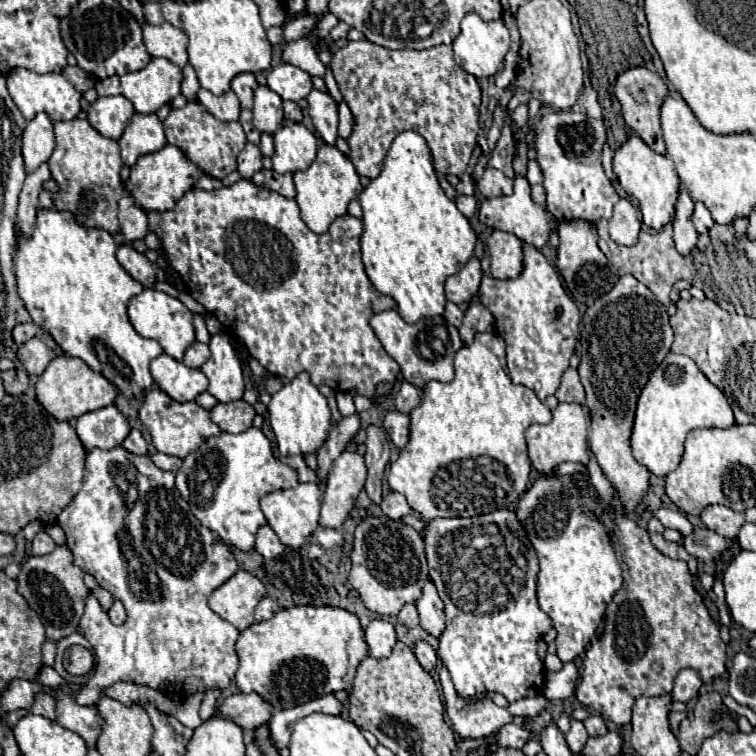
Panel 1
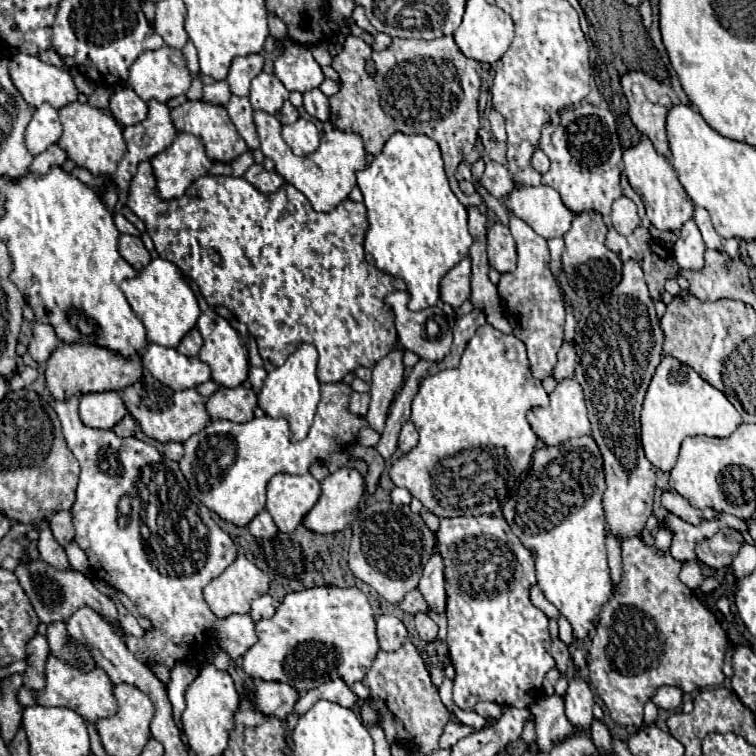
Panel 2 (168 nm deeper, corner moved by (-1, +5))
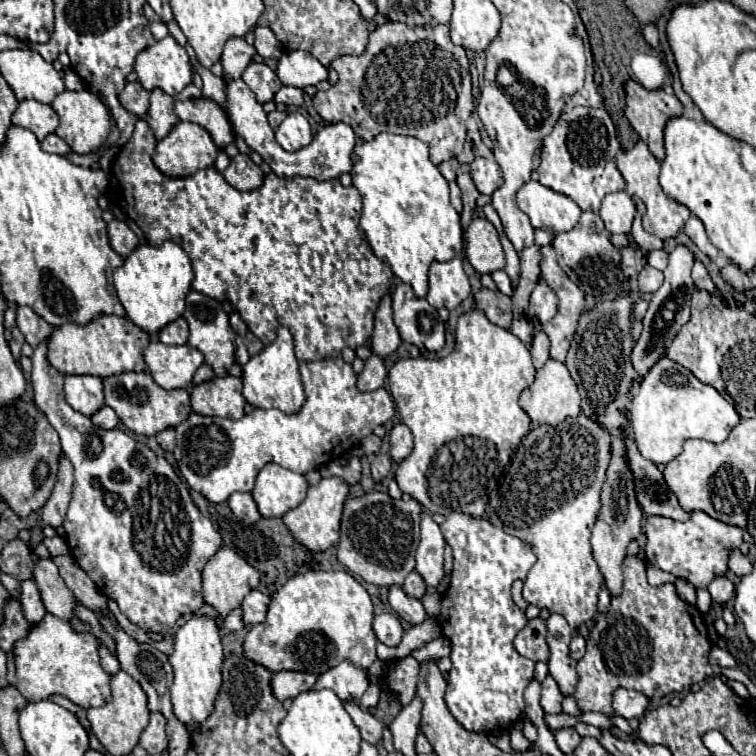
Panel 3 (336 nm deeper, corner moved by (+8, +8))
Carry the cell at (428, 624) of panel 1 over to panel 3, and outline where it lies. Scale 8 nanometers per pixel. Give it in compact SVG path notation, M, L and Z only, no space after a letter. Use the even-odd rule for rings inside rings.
M422 512L420 520L420 544L416 548L416 570L426 580L428 586L438 586L444 576L444 536L440 526L430 518L428 512Z

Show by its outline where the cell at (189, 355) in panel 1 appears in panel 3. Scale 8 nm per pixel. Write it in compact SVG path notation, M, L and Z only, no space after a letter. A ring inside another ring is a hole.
M182 316L176 318L174 322L166 324L166 326L156 334L156 338L158 338L160 342L172 344L172 346L176 346L176 344L186 344L186 342L188 342L188 324L186 324L186 320L184 320Z

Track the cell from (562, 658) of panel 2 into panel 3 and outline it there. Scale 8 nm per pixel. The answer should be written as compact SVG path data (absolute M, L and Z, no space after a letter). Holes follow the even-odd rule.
M542 618L530 620L518 634L514 648L530 660L548 660L550 650L546 644L546 622Z

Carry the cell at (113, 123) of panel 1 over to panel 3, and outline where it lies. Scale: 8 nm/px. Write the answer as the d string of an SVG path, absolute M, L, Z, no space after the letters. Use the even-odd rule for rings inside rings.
M128 82L126 84L126 88L120 92L120 104L128 110L128 112L132 112L132 114L136 114L138 118L142 118L144 114L146 114L146 110L148 110L148 100L150 100L150 92L148 90L144 90L142 86L140 86L140 82Z

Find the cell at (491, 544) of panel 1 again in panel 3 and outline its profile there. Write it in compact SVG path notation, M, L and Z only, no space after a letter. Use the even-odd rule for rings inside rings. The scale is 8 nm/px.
M450 514L446 522L440 526L446 542L454 552L454 568L450 588L442 596L442 614L438 616L442 634L450 640L452 652L452 670L448 672L448 688L446 688L446 704L452 716L460 722L462 728L476 734L492 734L500 728L510 728L524 712L522 692L534 678L534 662L530 658L520 656L514 650L514 636L528 624L524 618L524 610L520 610L512 596L510 586L518 578L526 578L528 570L534 566L536 558L532 548L516 536L506 534L504 530L492 526L484 518L472 518L468 514Z

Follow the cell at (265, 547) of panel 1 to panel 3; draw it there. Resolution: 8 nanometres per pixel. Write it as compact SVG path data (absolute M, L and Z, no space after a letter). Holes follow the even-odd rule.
M234 492L228 498L228 504L230 504L234 516L238 520L242 520L244 524L254 524L260 520L260 512L258 512L256 502L254 502L250 492Z

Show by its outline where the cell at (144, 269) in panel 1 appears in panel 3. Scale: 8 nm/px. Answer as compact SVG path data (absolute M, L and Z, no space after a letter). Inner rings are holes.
M112 220L108 224L108 238L110 238L110 246L120 254L120 256L128 256L136 246L138 246L138 238L136 234L128 228L126 222L122 220Z

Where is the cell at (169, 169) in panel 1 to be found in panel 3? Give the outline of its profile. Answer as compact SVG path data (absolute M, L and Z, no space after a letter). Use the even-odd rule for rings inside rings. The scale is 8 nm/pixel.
M178 122L172 132L156 144L154 164L172 178L184 178L196 170L214 166L220 148L212 136L194 122Z

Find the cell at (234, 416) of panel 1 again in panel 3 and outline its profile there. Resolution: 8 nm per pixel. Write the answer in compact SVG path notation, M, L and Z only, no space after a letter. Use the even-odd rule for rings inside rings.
M232 374L216 376L190 388L190 406L202 416L242 418L244 404L246 400L242 396L242 380Z

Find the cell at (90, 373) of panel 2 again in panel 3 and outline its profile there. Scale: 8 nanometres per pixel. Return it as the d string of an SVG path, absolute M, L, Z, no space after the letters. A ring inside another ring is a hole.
M98 314L86 326L78 326L74 322L66 322L54 330L48 340L48 360L62 374L92 374L92 376L114 376L122 372L144 372L146 362L142 352L146 350L150 336L146 330L134 326L126 316L114 314Z

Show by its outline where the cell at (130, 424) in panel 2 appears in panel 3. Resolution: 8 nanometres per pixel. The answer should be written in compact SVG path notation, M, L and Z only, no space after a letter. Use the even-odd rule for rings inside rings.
M102 406L98 412L94 412L94 414L90 416L90 420L92 420L96 426L104 428L104 430L112 430L112 428L116 428L116 424L120 422L118 416L116 416L116 412L114 412L110 406Z

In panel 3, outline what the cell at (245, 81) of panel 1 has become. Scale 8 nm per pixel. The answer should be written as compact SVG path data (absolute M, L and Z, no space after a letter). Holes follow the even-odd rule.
M230 38L226 42L222 52L222 66L226 78L240 78L246 66L252 62L252 56L256 54L254 46L250 46L244 38Z

